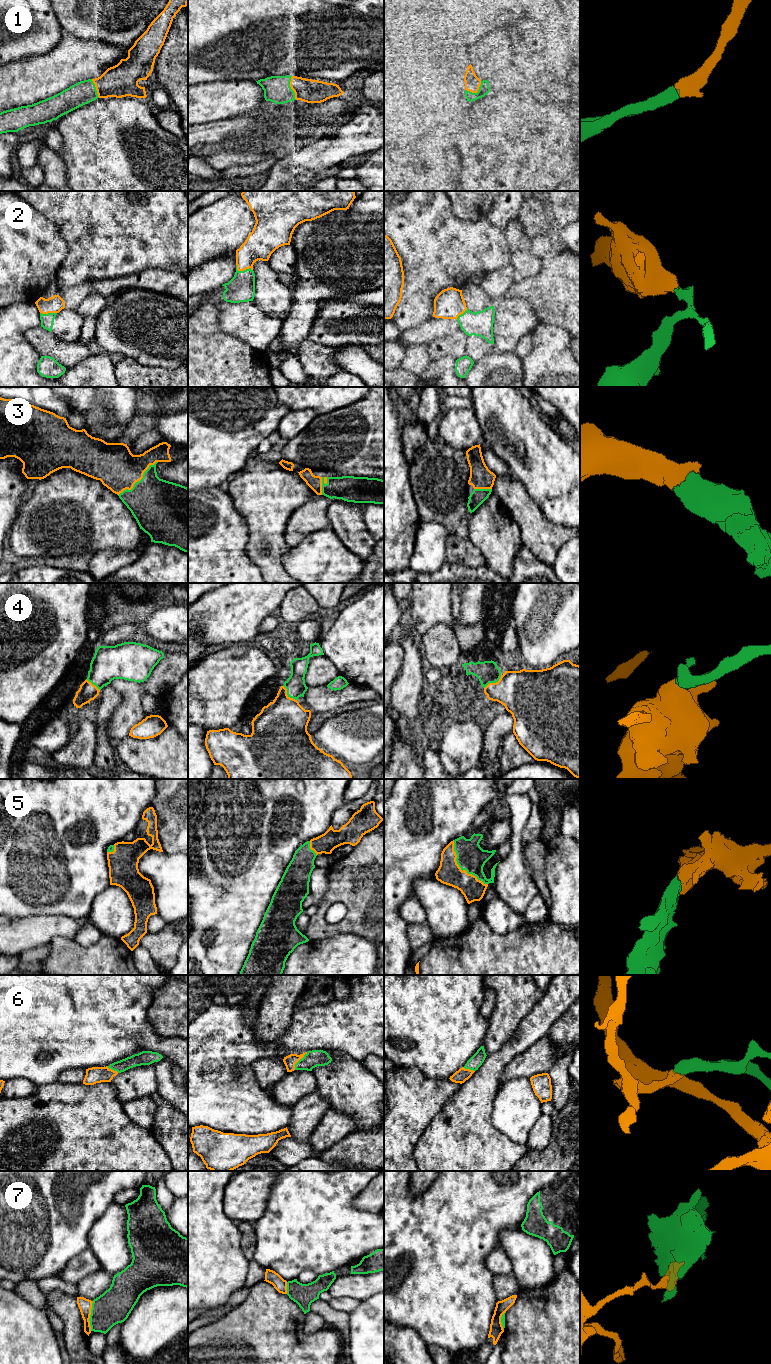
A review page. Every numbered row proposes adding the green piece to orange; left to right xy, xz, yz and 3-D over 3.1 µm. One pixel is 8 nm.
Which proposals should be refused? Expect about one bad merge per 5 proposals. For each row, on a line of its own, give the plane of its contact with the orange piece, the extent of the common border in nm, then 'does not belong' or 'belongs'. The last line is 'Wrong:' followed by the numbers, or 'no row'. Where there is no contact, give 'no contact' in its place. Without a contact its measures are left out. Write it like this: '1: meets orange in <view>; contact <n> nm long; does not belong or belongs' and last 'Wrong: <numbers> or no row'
1: meets orange in xz; contact 200 nm long; belongs
2: meets orange in xz; contact 140 nm long; belongs
3: meets orange in xy; contact 420 nm long; belongs
4: meets orange in yz; contact 180 nm long; belongs
5: meets orange in yz; contact 460 nm long; belongs
6: meets orange in xz; contact 180 nm long; belongs
7: meets orange in xy; contact 240 nm long; does not belong
Wrong: 7

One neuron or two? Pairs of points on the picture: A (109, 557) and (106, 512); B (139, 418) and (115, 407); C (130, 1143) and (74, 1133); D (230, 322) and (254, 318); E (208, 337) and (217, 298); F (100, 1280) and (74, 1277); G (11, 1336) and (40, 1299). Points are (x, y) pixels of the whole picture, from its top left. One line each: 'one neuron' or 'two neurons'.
A: two neurons
B: two neurons
C: one neuron
D: one neuron
E: two neurons
F: two neurons
G: two neurons

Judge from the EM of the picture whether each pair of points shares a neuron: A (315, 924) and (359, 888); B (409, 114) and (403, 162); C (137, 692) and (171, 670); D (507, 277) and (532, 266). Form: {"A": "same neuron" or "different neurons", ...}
{"A": "same neuron", "B": "different neurons", "C": "same neuron", "D": "different neurons"}

